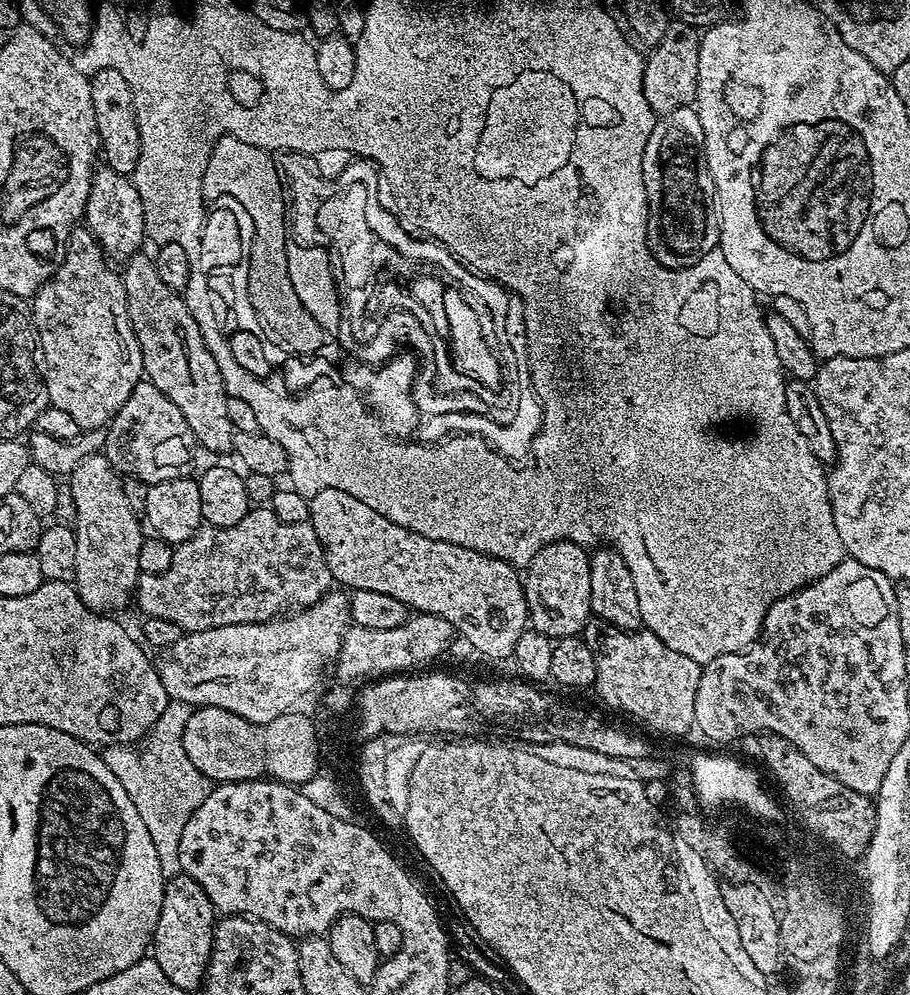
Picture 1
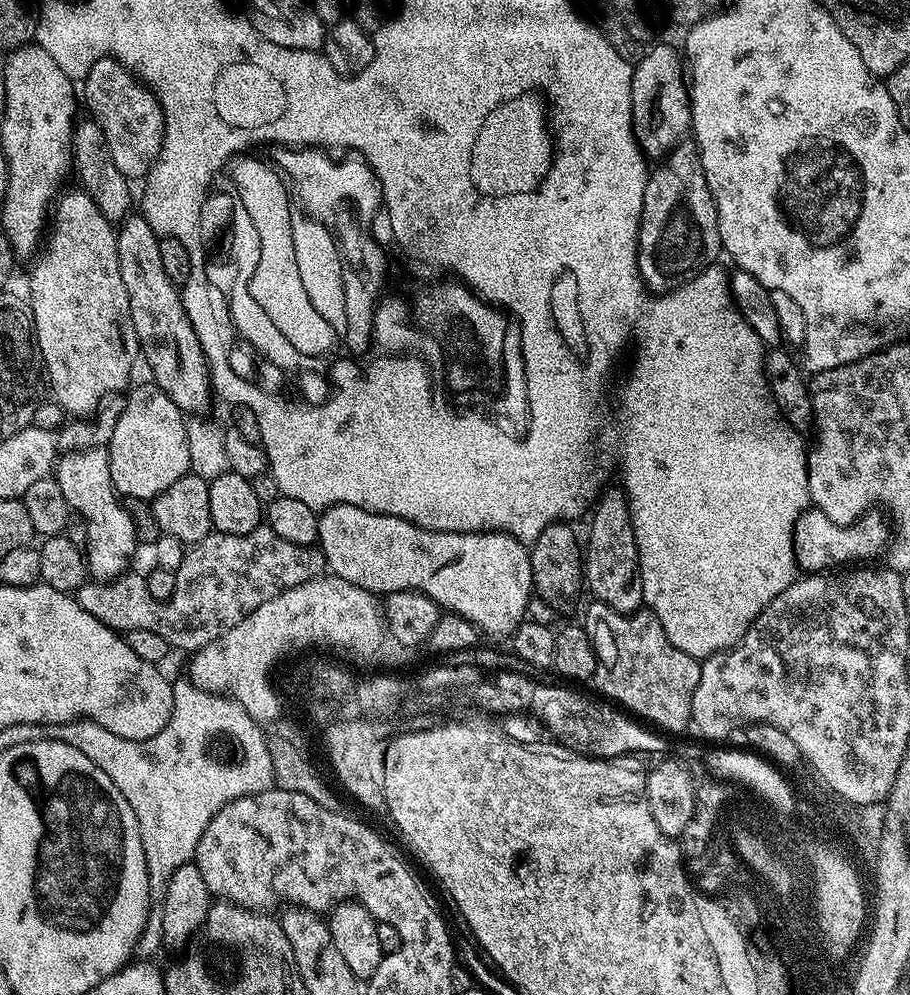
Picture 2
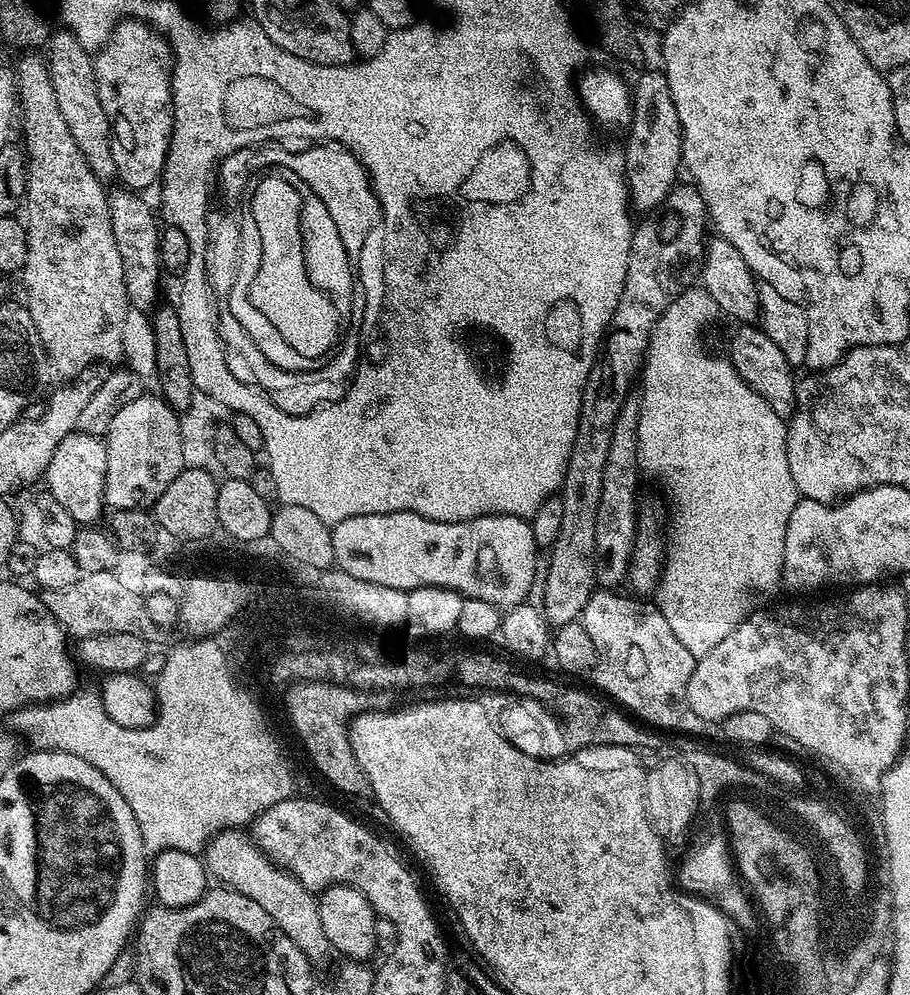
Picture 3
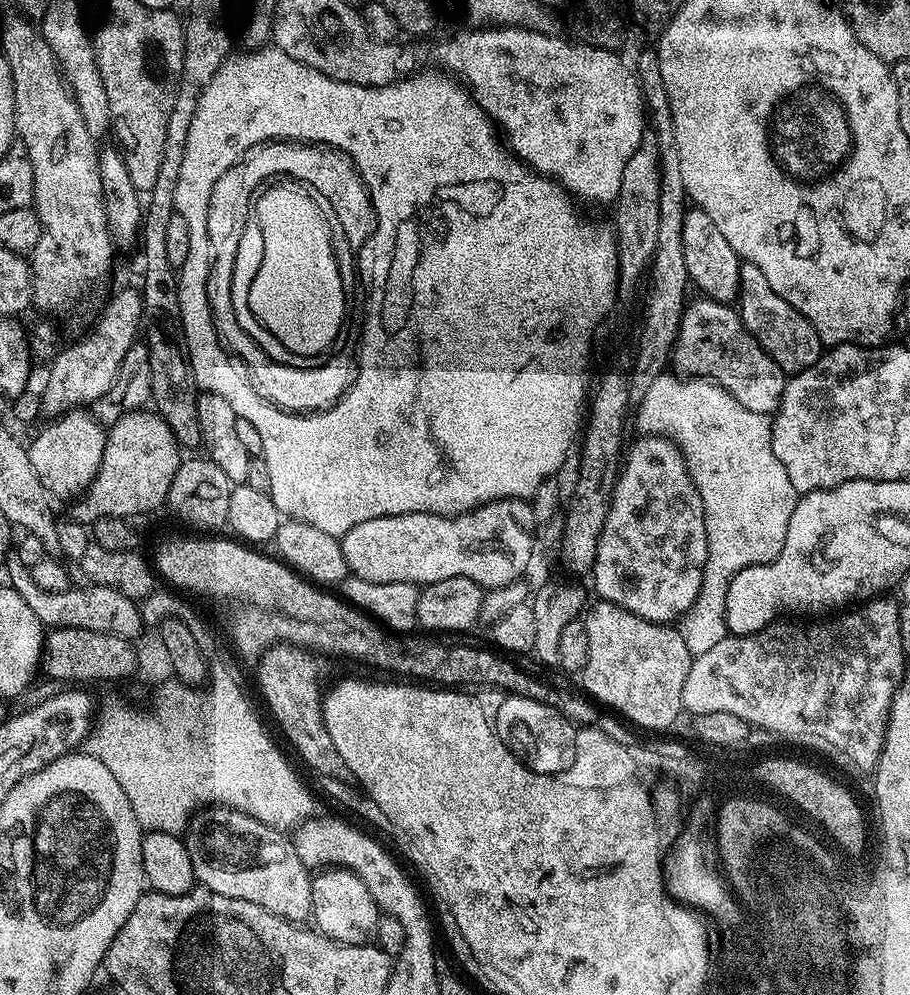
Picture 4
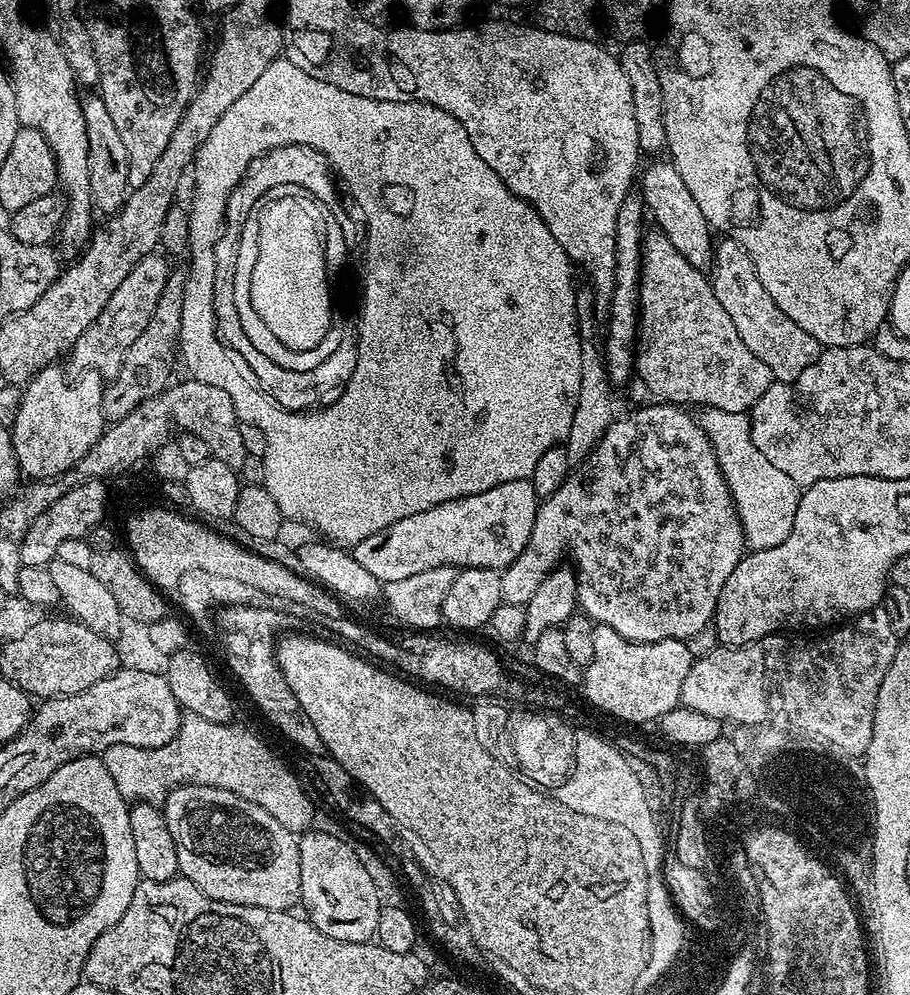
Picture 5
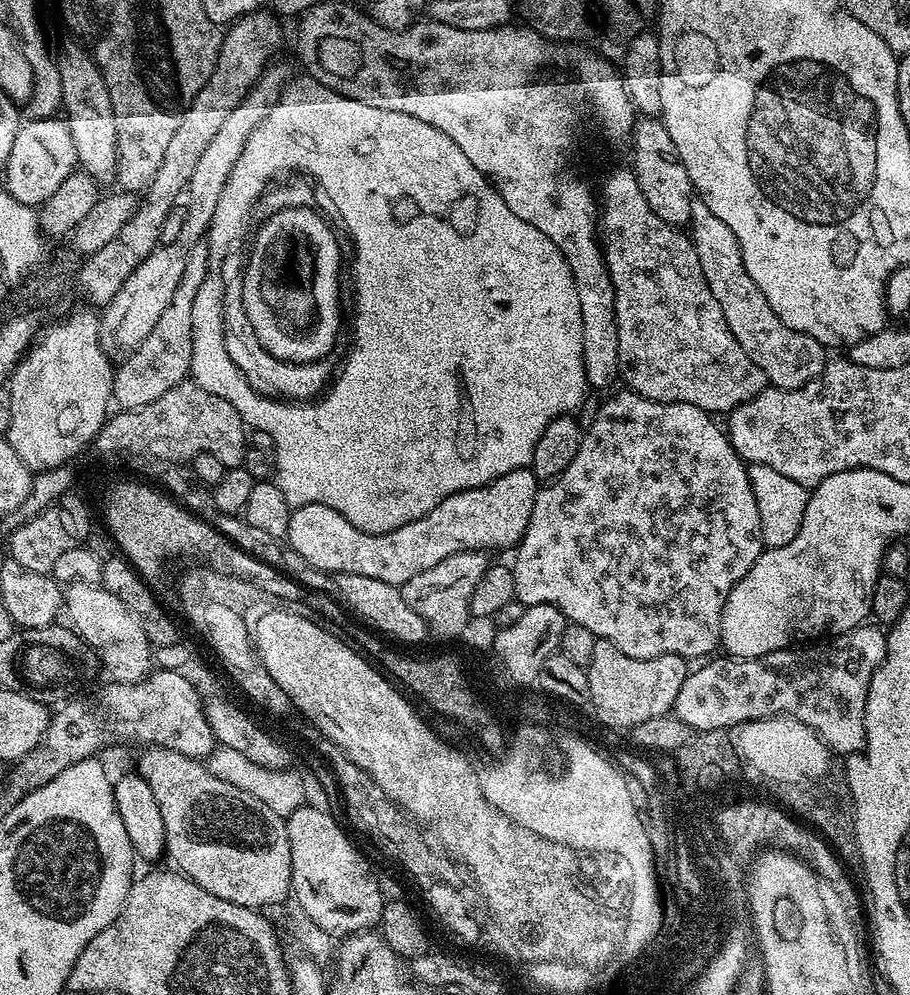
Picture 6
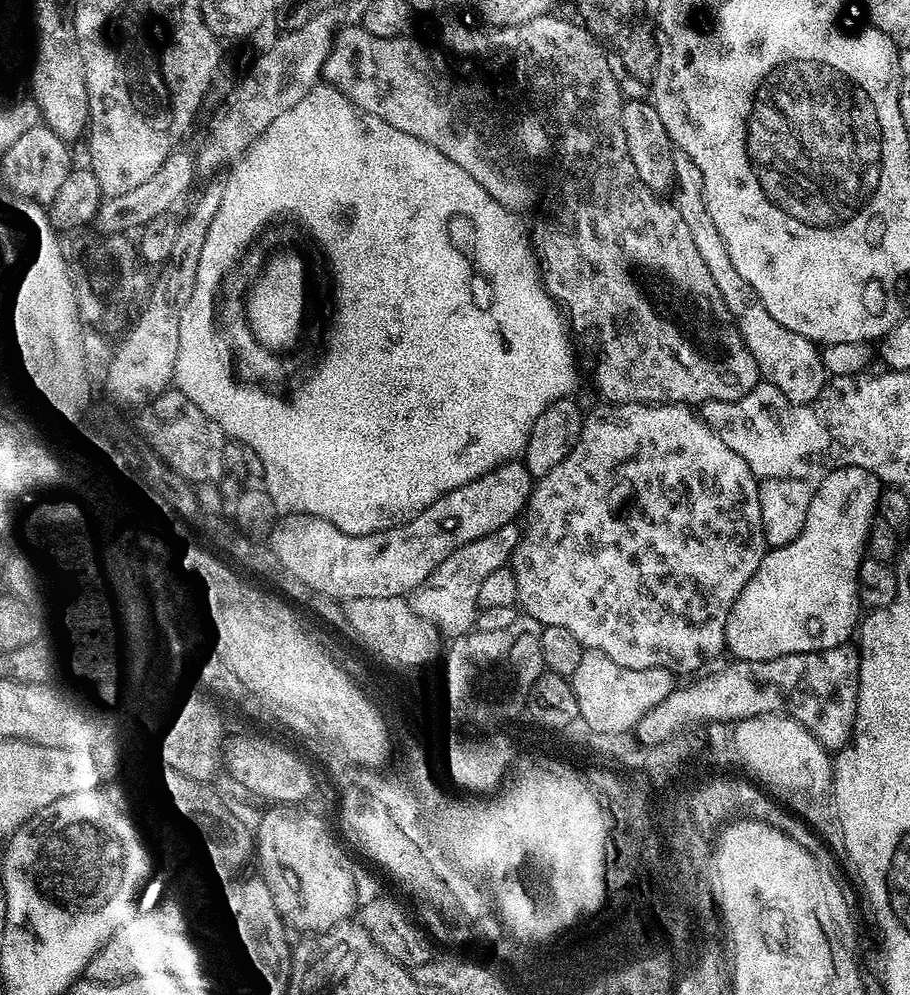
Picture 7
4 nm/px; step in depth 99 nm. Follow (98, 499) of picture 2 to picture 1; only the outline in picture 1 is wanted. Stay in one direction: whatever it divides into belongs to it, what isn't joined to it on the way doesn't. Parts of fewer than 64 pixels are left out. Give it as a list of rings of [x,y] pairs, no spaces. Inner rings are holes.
[[[85,456],[83,462],[72,471],[70,489],[77,506],[77,524],[74,529],[78,542],[78,566],[74,587],[87,608],[97,614],[116,614],[121,611],[116,604],[116,504],[130,504],[130,496],[120,485],[121,473],[112,467],[107,456]]]

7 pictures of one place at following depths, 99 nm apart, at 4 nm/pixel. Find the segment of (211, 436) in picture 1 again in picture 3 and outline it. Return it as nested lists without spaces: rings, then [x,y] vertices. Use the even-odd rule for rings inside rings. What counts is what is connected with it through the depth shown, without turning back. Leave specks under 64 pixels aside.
[[[123,186],[117,187],[117,189],[117,192],[114,192],[114,190],[108,192],[108,205],[110,206],[110,210],[112,211],[112,225],[114,226],[114,242],[118,242],[118,254],[122,254],[122,278],[126,282],[126,294],[128,295],[128,303],[129,305],[131,305],[131,307],[137,308],[138,310],[148,314],[153,311],[154,305],[157,303],[157,301],[155,302],[156,291],[158,291],[160,288],[160,276],[162,277],[162,269],[160,267],[160,233],[162,231],[162,228],[161,225],[158,223],[158,216],[157,213],[154,211],[153,205],[151,208],[151,206],[148,205],[142,197],[140,197],[143,195],[141,195],[139,191],[129,190]]]

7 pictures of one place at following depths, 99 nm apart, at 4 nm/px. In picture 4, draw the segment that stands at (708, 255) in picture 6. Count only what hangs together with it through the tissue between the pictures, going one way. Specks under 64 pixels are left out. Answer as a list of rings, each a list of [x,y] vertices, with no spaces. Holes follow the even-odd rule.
[[[747,262],[740,265],[738,311],[748,333],[762,346],[762,350],[766,350],[766,354],[770,354],[770,358],[774,358],[774,362],[778,362],[785,374],[801,372],[818,362],[822,354],[822,345],[816,327],[802,313],[794,310],[794,306],[790,306],[786,298],[776,293],[774,286],[766,282],[758,266]]]

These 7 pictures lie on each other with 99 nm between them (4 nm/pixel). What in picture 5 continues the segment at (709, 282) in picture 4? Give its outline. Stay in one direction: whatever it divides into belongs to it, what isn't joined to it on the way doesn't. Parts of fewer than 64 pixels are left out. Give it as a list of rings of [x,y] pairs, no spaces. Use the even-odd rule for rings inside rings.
[[[652,162],[648,169],[643,169],[642,175],[639,177],[638,186],[642,191],[642,199],[644,207],[656,219],[655,227],[659,231],[666,234],[666,238],[670,238],[670,242],[674,242],[674,250],[678,250],[678,254],[682,254],[682,258],[686,258],[686,262],[690,262],[690,266],[704,270],[712,263],[712,254],[714,251],[714,239],[712,240],[714,229],[706,222],[706,214],[702,214],[702,209],[698,206],[694,194],[690,194],[690,189],[686,187],[686,182],[682,182],[682,174],[678,174],[678,170],[671,162],[664,164],[656,164],[660,162]]]

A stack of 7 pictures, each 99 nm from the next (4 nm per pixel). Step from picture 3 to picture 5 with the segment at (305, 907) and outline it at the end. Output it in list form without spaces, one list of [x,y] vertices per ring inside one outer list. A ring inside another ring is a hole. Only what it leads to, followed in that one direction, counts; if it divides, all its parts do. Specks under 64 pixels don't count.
[[[182,784],[169,792],[162,811],[170,838],[174,838],[174,846],[178,850],[179,875],[194,882],[202,894],[218,902],[265,908],[271,912],[287,912],[300,904],[302,866],[297,833],[286,830],[286,826],[262,810],[262,806],[254,806],[254,802],[230,790],[201,784]]]

